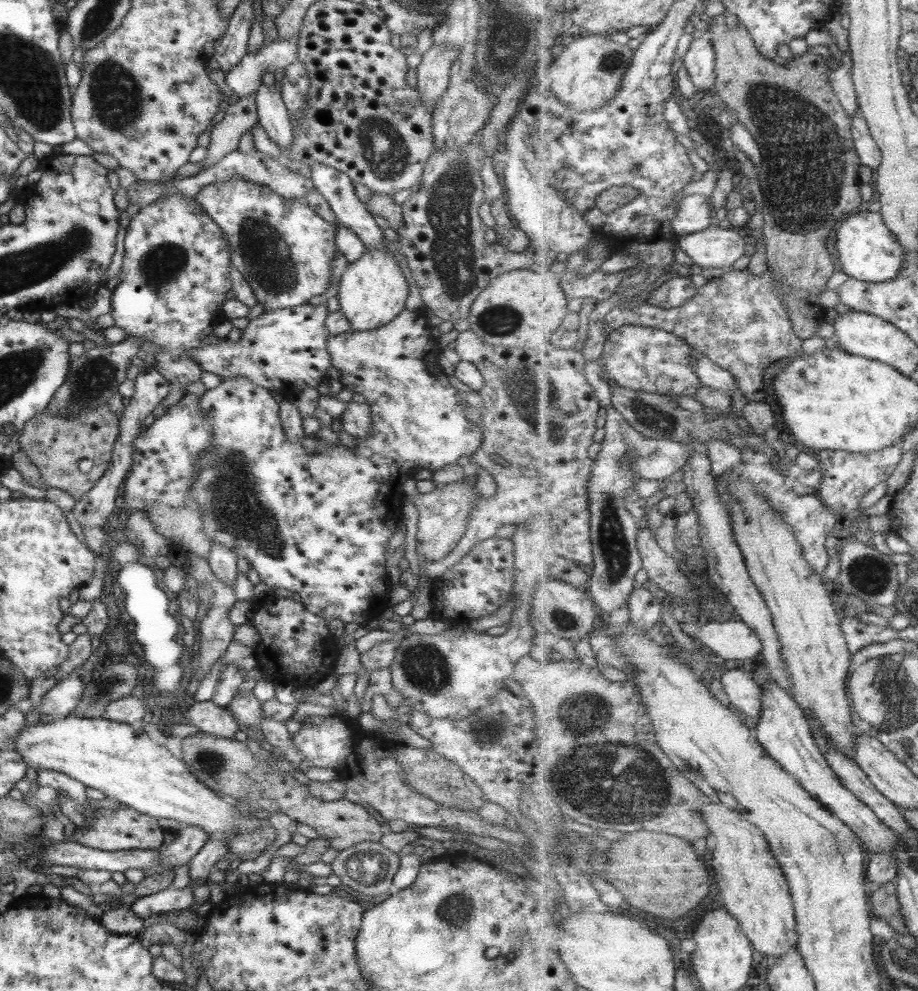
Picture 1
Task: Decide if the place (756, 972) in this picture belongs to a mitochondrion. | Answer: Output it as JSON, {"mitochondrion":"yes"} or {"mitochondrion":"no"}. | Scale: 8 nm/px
{"mitochondrion":"no"}

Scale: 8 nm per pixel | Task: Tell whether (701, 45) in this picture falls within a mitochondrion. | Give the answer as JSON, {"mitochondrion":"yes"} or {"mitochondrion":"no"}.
{"mitochondrion":"no"}

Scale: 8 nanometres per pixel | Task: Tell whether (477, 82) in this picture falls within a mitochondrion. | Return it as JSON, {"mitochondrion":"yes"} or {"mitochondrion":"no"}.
{"mitochondrion":"yes"}

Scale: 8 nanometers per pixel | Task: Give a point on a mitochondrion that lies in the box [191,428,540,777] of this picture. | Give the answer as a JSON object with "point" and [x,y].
{"point":[234,503]}

